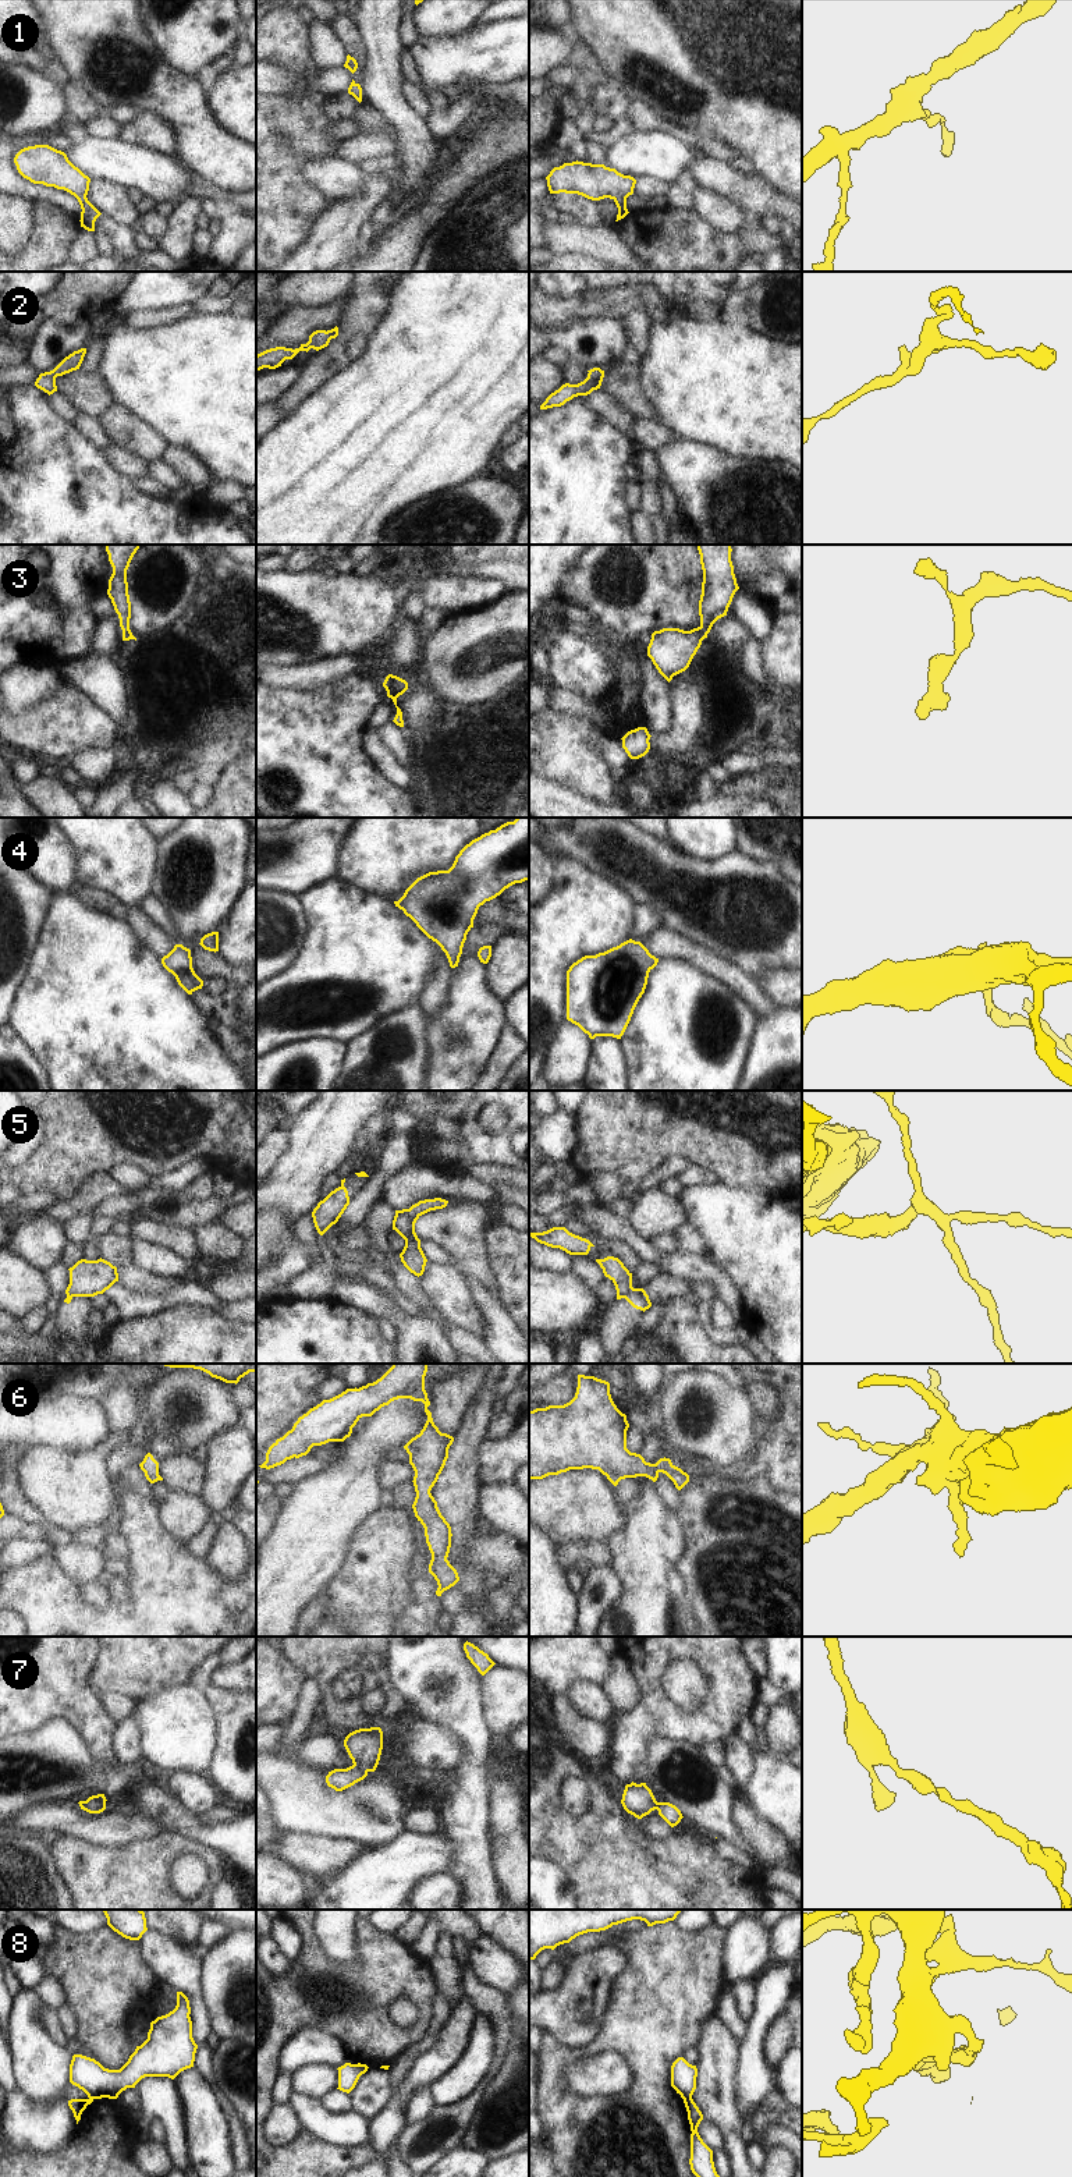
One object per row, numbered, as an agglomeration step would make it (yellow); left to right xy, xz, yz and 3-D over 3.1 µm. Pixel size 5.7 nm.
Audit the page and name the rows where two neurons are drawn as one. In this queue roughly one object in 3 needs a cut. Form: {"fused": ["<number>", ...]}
{"fused": ["5", "8"]}

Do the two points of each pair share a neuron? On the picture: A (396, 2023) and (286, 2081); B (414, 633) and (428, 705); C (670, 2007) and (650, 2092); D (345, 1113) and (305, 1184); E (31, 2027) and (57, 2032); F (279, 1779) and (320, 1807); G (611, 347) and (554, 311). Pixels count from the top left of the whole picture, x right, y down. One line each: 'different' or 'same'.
A: different
B: same
C: same
D: same
E: different
F: same
G: different

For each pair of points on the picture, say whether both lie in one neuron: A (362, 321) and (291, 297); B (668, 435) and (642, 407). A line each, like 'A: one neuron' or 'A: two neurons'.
A: two neurons
B: two neurons

